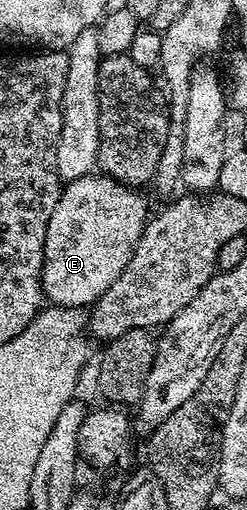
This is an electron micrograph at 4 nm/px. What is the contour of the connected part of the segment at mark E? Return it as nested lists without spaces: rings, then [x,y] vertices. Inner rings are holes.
[[[103,173],[88,174],[63,186],[47,226],[44,250],[43,289],[51,304],[82,309],[112,287],[129,264],[150,215],[140,193]]]

